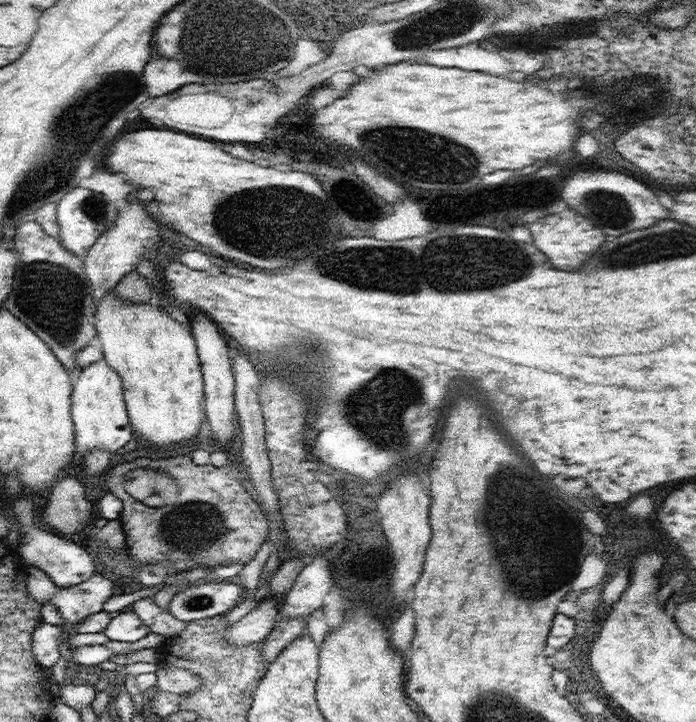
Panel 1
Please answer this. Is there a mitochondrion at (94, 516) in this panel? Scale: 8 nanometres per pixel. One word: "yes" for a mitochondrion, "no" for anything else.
no

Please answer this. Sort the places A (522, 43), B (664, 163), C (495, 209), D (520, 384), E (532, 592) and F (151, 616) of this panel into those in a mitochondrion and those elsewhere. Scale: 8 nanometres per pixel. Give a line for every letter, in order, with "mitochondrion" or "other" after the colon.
A: other
B: other
C: other
D: other
E: mitochondrion
F: other

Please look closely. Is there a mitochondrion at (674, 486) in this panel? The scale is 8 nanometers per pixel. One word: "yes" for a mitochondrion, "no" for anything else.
no

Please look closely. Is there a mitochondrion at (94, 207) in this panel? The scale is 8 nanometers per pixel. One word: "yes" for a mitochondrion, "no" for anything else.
yes

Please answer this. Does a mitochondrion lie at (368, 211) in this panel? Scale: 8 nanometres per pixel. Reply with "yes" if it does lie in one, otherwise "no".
no

